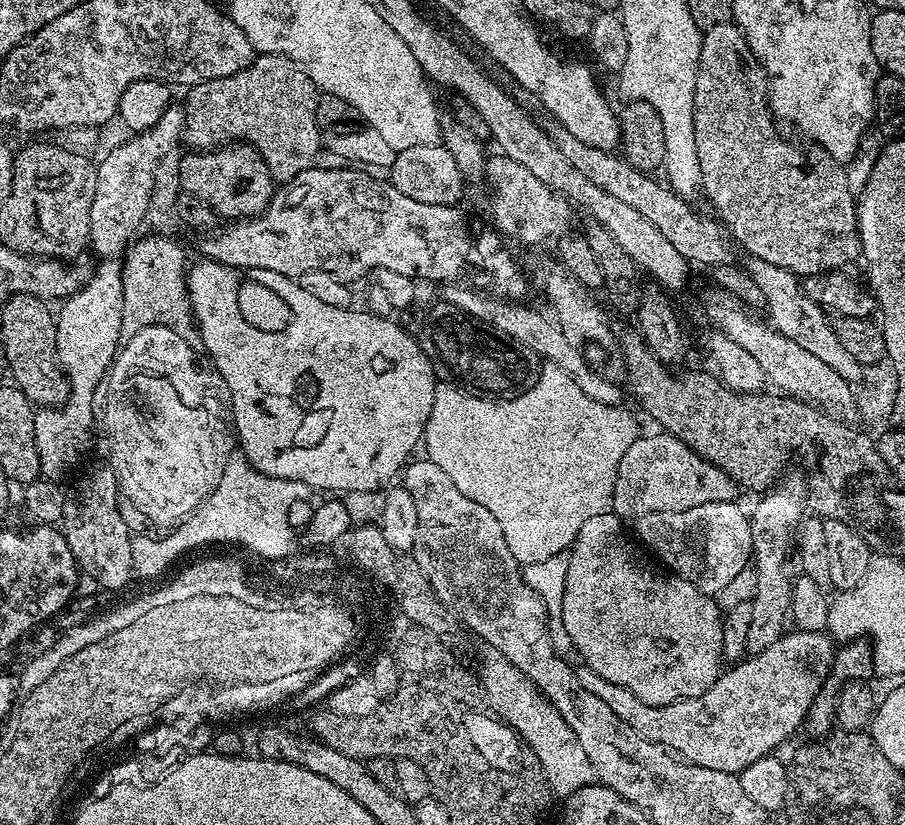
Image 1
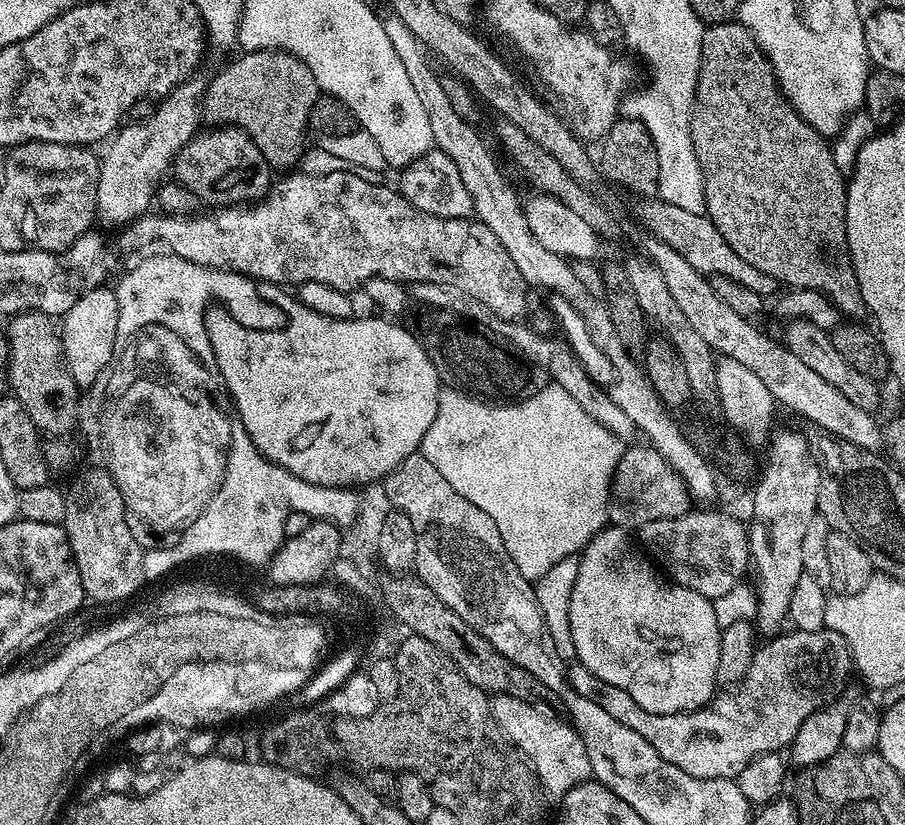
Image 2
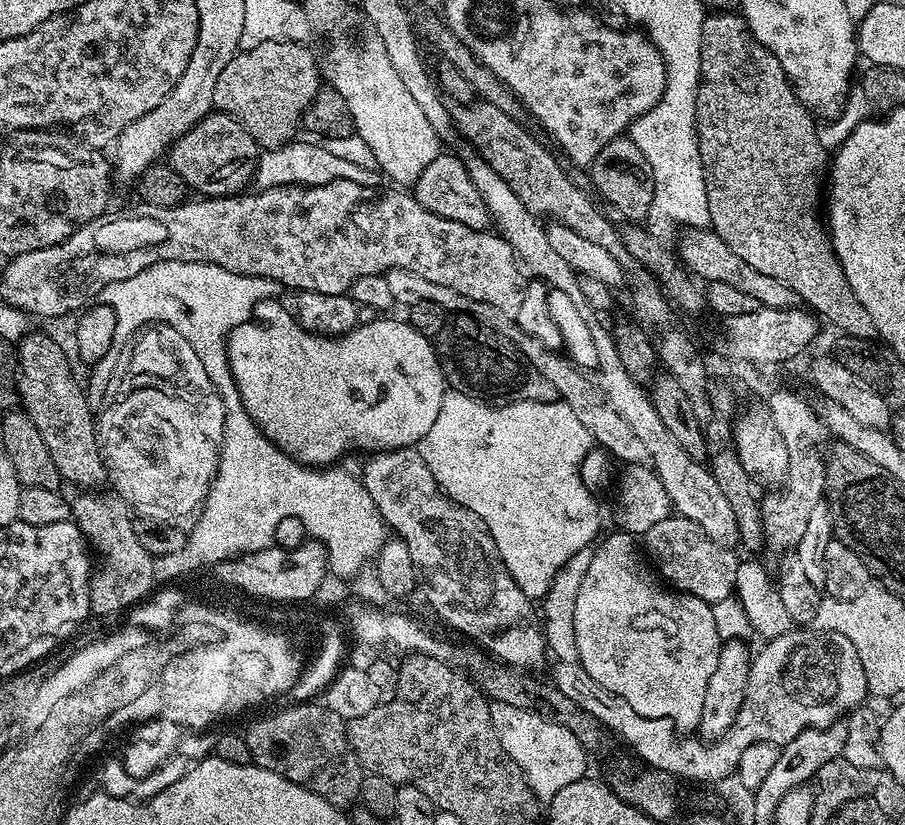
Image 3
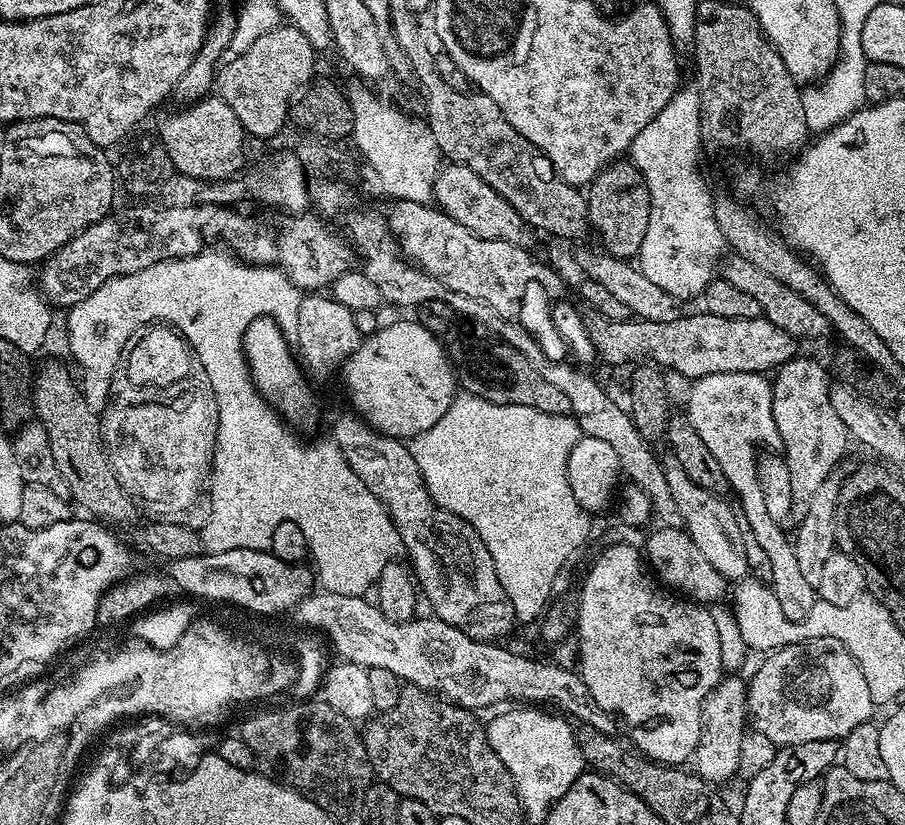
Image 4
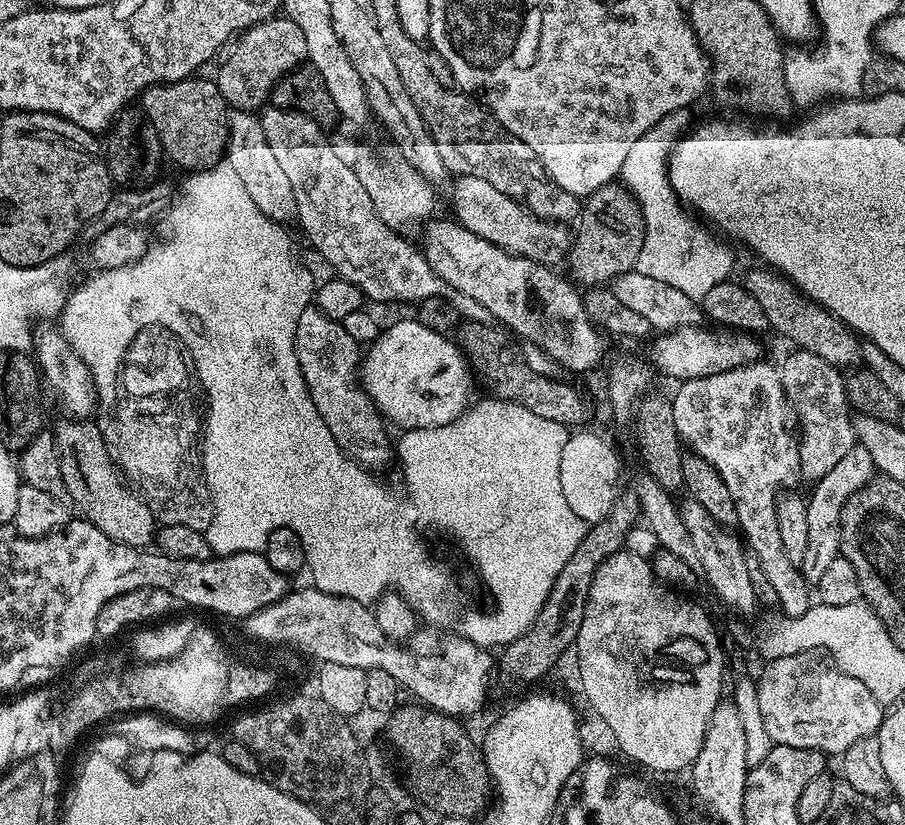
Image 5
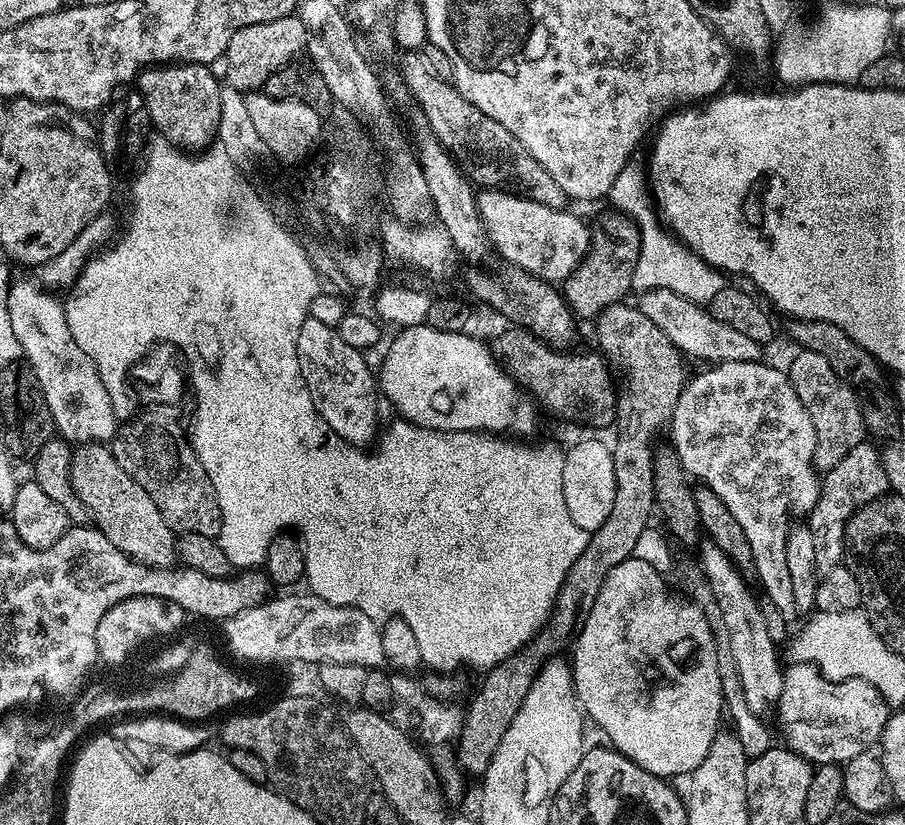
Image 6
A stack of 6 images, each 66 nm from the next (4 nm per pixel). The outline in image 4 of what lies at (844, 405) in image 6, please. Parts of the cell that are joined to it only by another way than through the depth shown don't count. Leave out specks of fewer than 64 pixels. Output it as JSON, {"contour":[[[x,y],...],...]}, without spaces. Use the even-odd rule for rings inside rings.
{"contour":[[[803,354],[786,361],[774,372],[772,409],[774,410],[774,424],[778,426],[780,435],[782,455],[790,470],[793,505],[806,506],[810,502],[810,498],[814,498],[818,486],[822,486],[822,482],[826,482],[826,478],[831,472],[837,471],[836,463],[843,458],[844,451],[847,450],[848,444],[850,445],[846,426],[842,422],[842,418],[838,418],[838,413],[834,410],[834,402],[830,402],[830,379],[828,380],[827,370],[818,361],[807,360]]]}

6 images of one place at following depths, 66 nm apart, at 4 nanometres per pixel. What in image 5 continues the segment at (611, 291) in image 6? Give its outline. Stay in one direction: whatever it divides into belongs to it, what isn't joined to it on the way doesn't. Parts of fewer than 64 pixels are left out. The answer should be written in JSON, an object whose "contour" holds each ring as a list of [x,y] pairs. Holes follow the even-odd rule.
{"contour":[[[613,182],[594,190],[583,201],[582,211],[578,217],[580,229],[574,232],[574,247],[570,252],[572,272],[570,276],[580,286],[608,286],[615,282],[622,274],[633,271],[638,262],[638,254],[642,254],[644,241],[644,215],[640,203],[632,197],[631,192],[623,183]]]}

